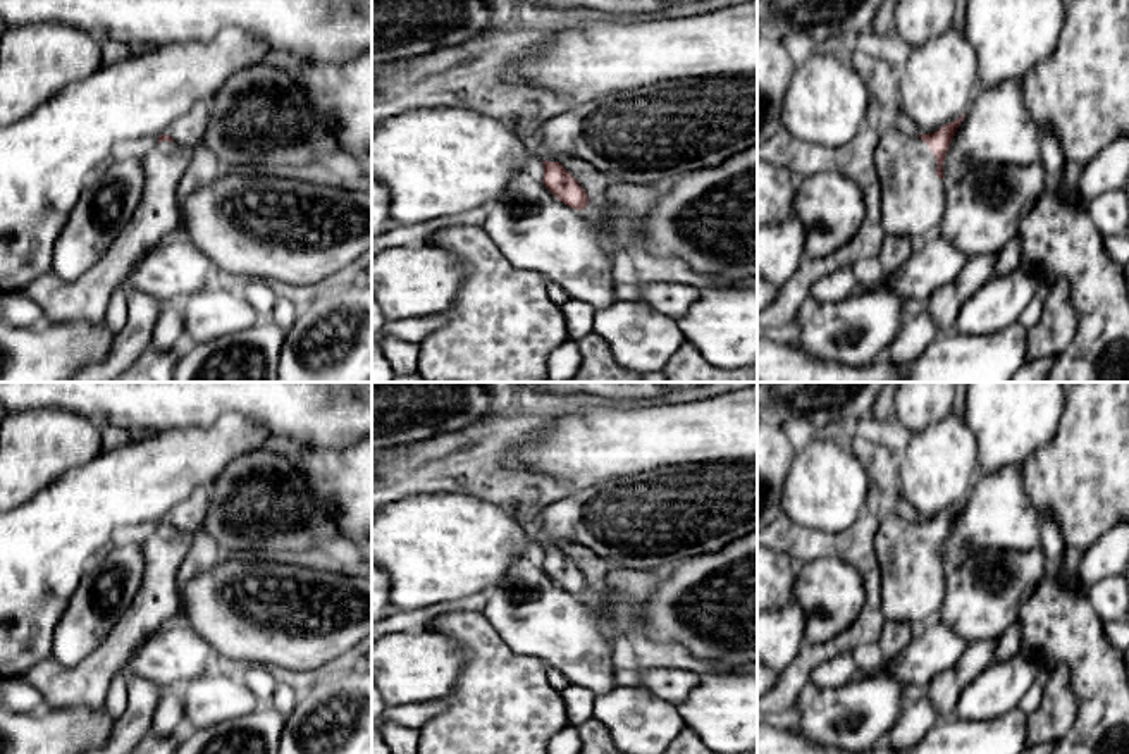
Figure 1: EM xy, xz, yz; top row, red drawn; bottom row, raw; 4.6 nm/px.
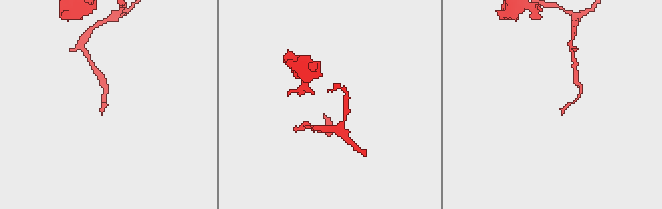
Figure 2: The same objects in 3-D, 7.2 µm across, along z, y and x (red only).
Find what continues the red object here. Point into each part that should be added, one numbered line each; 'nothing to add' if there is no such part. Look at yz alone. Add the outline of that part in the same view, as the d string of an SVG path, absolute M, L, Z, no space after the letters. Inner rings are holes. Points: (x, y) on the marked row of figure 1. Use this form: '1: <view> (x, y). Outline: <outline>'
1: yz (913, 197). Outline: M888 129L879 133L874 164L881 191L879 212L886 234L905 236L914 246L936 232L945 210L947 186L936 176L938 164L929 146L917 136Z

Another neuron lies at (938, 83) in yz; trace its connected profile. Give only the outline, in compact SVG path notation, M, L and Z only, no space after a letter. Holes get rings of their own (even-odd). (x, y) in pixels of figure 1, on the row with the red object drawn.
M953 28L912 48L905 67L898 71L902 110L921 134L962 117L978 88L976 52L964 31Z

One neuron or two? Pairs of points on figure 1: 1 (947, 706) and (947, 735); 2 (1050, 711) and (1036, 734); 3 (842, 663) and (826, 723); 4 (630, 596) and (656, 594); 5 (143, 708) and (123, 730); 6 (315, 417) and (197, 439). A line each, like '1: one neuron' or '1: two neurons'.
1: two neurons
2: one neuron
3: two neurons
4: two neurons
5: one neuron
6: two neurons

